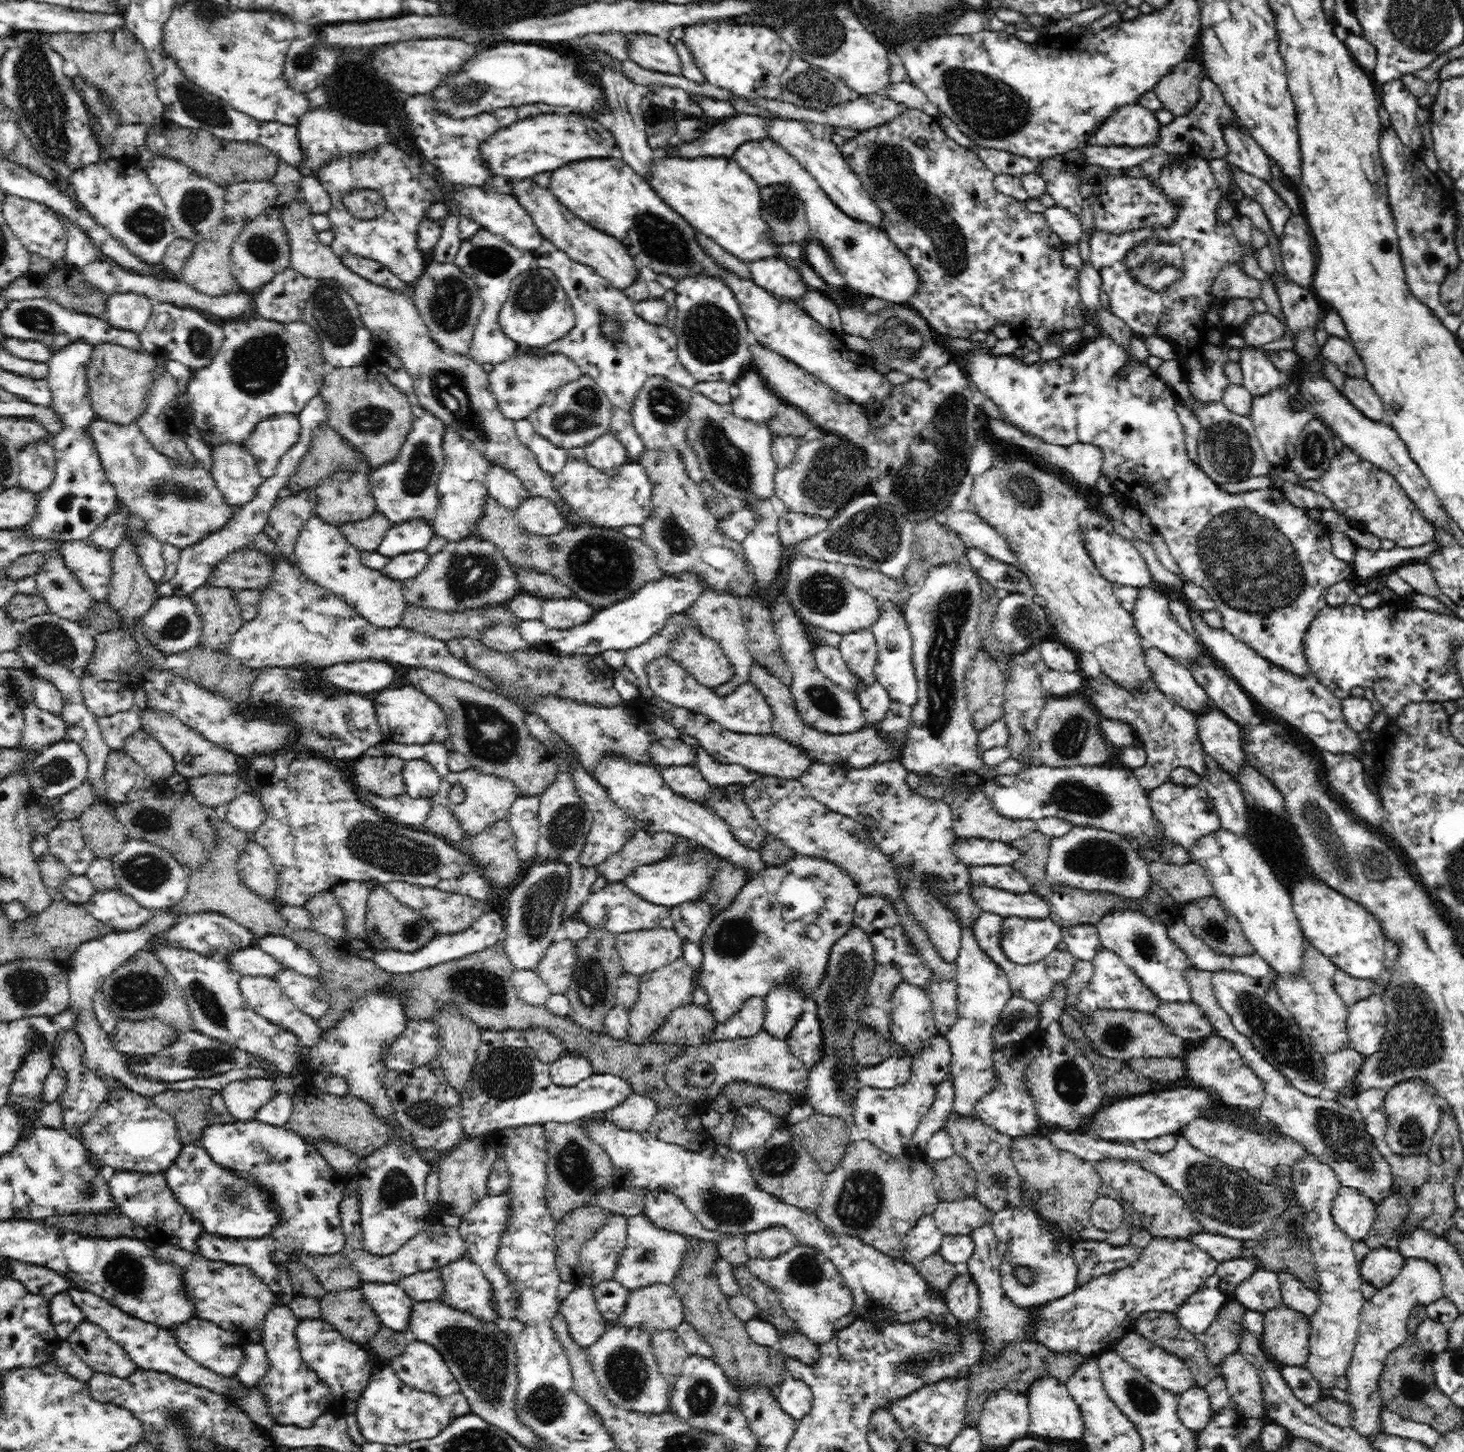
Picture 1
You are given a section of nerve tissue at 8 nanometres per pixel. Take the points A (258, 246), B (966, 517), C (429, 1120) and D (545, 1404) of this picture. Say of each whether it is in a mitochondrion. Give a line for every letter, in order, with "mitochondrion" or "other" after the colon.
A: mitochondrion
B: other
C: mitochondrion
D: mitochondrion

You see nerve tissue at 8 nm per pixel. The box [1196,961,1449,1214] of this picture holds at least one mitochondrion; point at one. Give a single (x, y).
(1289, 1050)

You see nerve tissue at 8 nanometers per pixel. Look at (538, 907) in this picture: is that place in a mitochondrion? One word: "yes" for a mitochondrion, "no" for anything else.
yes

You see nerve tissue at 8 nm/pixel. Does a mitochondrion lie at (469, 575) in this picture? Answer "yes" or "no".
yes

